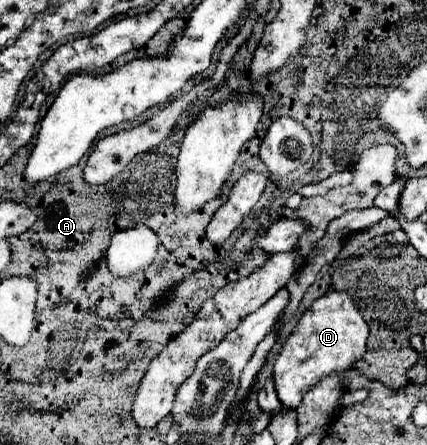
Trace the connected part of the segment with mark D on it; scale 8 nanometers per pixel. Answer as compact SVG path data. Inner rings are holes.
M329 291L327 295L313 301L313 305L303 313L287 341L283 343L281 353L275 359L273 379L279 401L283 407L297 407L301 397L323 377L333 371L345 373L361 355L365 353L365 343L369 335L369 325L353 305L347 293Z

